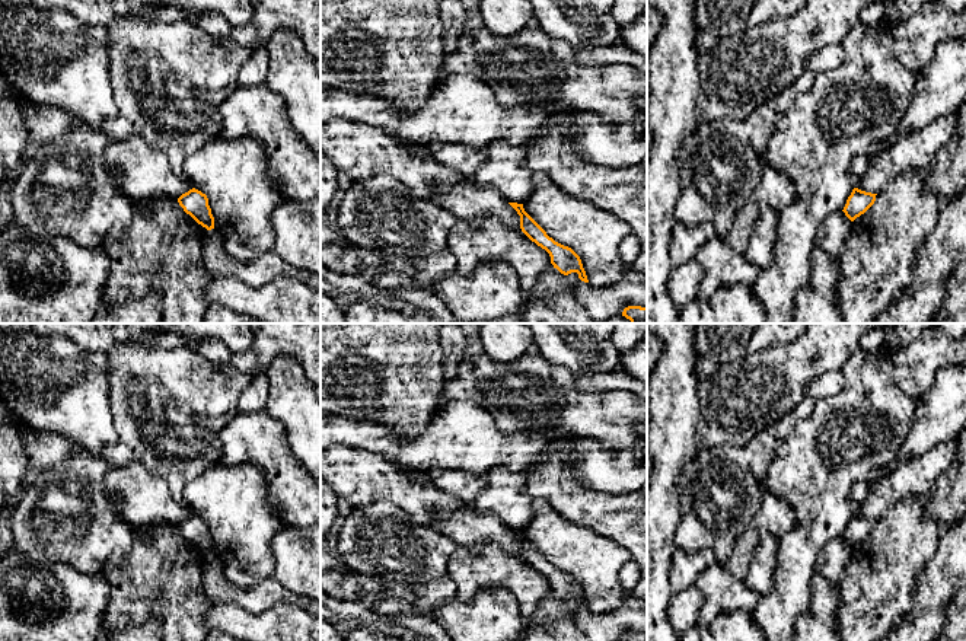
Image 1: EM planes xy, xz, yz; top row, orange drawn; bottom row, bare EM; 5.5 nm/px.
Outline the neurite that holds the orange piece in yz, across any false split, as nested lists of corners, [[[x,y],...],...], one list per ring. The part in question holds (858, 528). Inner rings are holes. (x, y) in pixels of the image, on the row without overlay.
[[[854,514],[842,538],[851,548],[854,548],[874,530],[876,522],[877,520]]]

